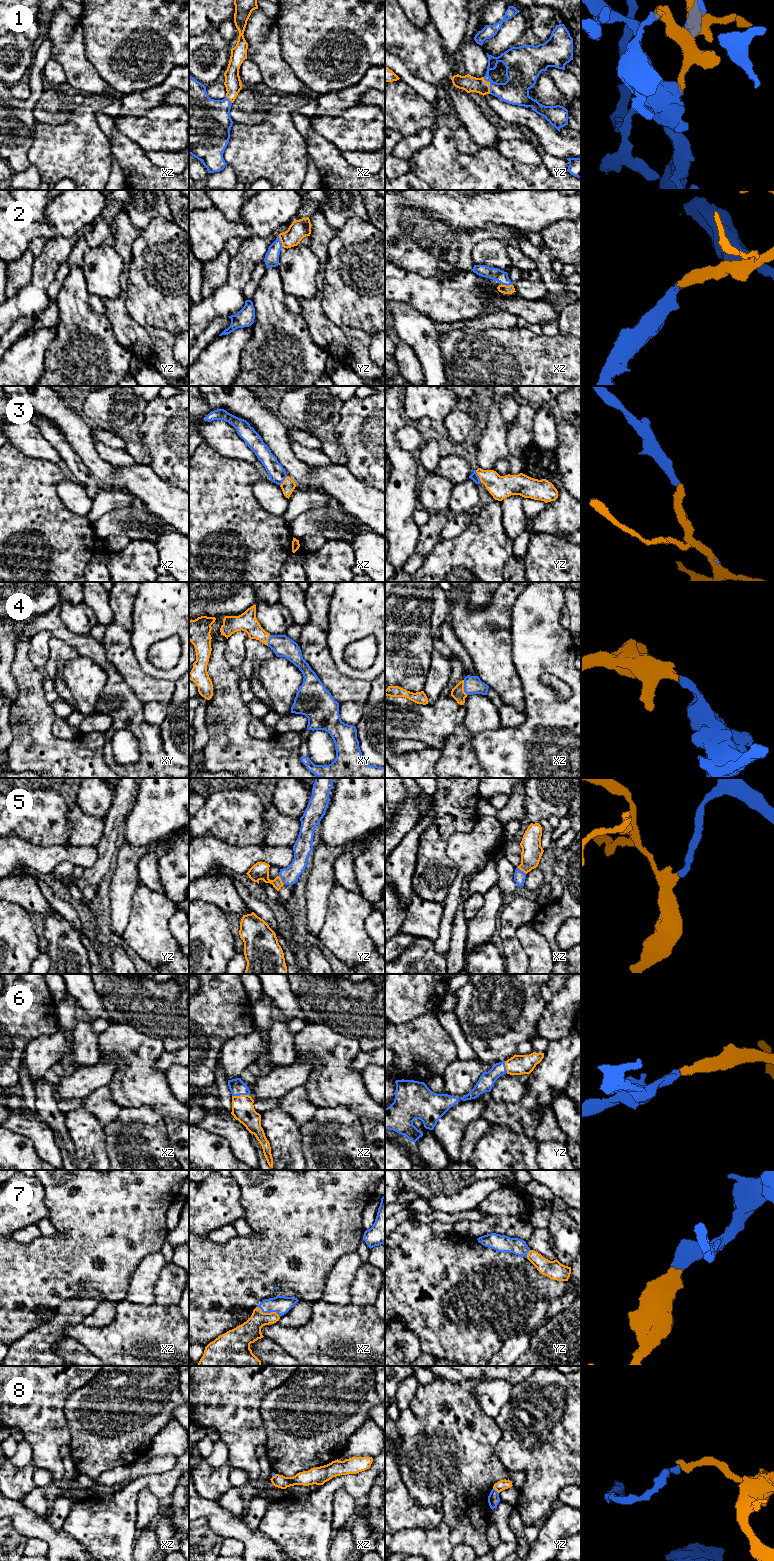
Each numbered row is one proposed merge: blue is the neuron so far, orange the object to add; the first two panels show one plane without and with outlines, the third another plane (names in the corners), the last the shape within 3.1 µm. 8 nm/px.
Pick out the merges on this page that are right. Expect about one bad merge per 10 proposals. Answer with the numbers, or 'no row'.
1, 2, 3, 4, 5, 6, 7

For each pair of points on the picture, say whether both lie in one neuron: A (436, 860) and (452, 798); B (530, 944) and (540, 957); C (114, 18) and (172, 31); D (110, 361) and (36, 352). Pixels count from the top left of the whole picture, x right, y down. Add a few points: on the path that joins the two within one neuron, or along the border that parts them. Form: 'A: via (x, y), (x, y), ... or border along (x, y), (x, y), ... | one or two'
A: via (436, 845), (436, 841), (442, 835), (445, 813) | one
B: via (533, 947), (540, 954) | one
C: via (128, 18), (158, 18) | one
D: border along (56, 332), (46, 352), (44, 373), (42, 375) | two

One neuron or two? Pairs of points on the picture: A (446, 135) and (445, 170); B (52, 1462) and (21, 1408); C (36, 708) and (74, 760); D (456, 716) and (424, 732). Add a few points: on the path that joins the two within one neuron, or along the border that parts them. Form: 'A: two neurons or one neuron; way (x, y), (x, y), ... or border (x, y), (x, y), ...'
A: one neuron; way (445, 144), (445, 161)
B: one neuron; way (46, 1449), (46, 1433), (34, 1421)
C: one neuron; way (36, 722), (36, 727), (60, 751)
D: one neuron; way (448, 723), (441, 730), (432, 732)

